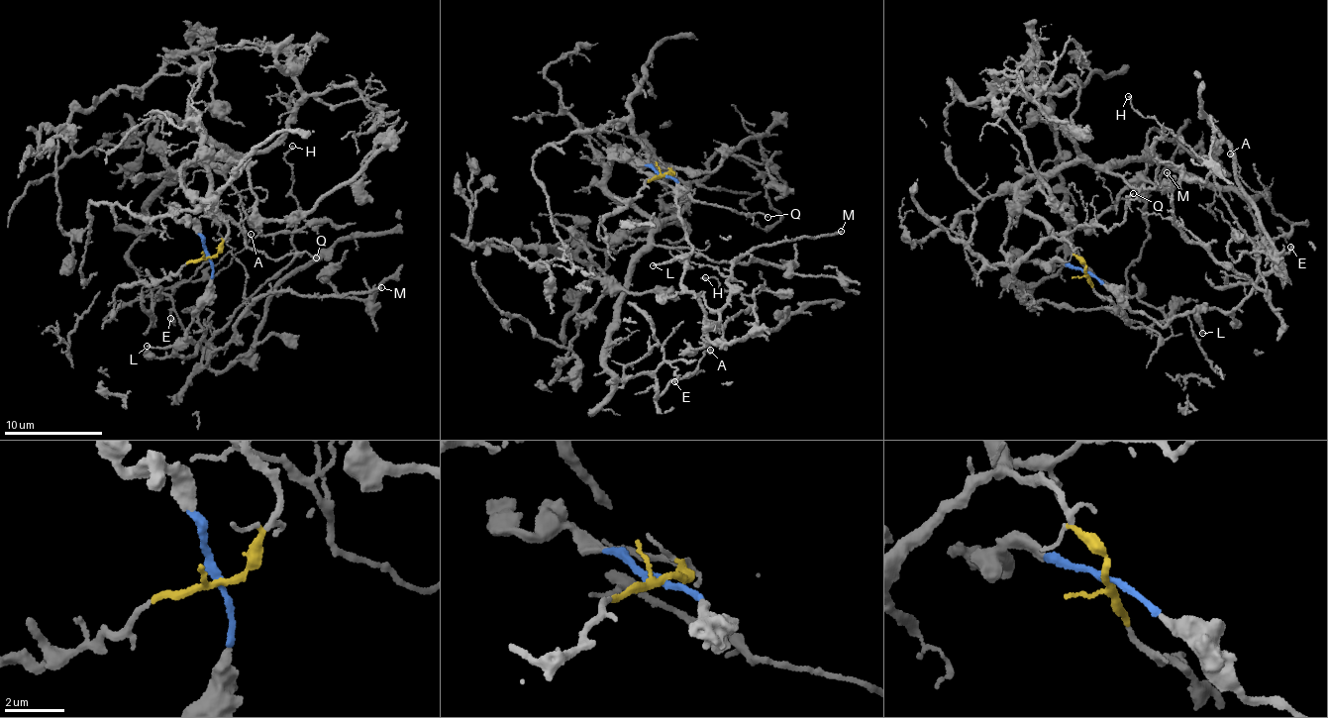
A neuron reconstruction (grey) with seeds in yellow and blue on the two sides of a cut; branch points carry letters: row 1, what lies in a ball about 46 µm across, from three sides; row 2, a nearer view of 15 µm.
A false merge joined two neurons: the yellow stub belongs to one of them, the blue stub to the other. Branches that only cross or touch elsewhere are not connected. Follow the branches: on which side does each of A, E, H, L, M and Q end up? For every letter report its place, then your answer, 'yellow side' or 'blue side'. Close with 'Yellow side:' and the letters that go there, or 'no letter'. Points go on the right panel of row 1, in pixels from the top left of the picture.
A: place (1230, 153); blue side
E: place (1290, 247); blue side
H: place (1128, 96); blue side
L: place (1202, 333); blue side
M: place (1167, 172); blue side
Q: place (1133, 193); yellow side
Yellow side: Q

